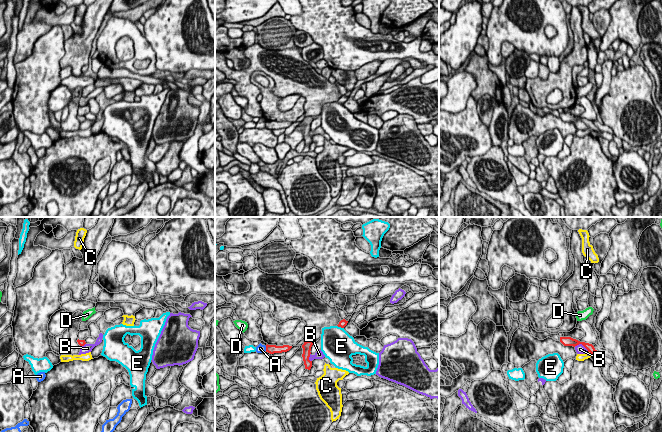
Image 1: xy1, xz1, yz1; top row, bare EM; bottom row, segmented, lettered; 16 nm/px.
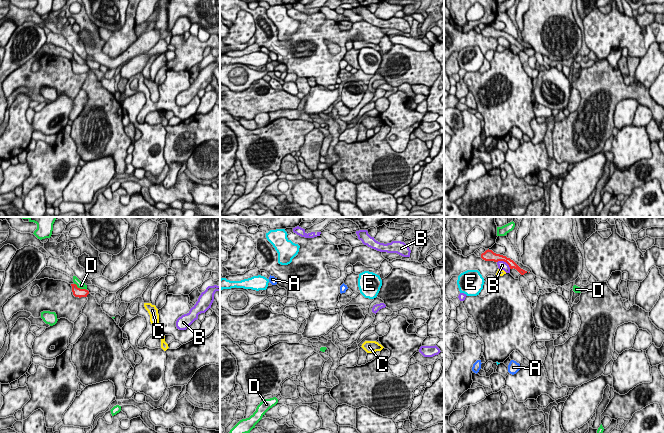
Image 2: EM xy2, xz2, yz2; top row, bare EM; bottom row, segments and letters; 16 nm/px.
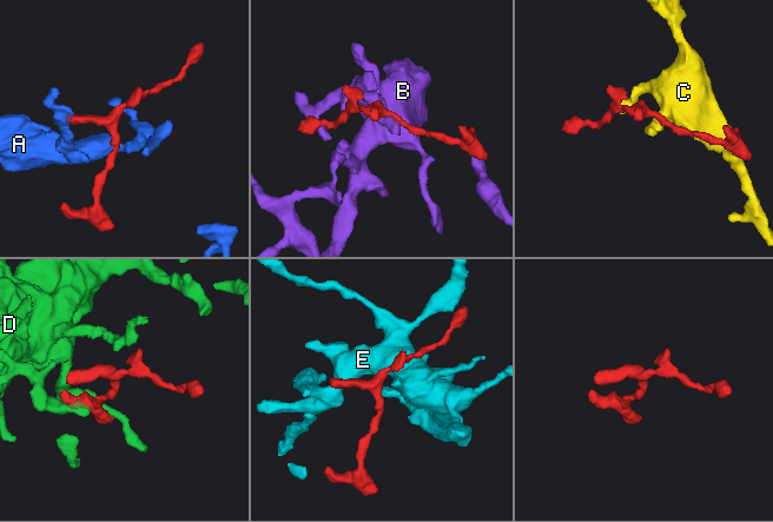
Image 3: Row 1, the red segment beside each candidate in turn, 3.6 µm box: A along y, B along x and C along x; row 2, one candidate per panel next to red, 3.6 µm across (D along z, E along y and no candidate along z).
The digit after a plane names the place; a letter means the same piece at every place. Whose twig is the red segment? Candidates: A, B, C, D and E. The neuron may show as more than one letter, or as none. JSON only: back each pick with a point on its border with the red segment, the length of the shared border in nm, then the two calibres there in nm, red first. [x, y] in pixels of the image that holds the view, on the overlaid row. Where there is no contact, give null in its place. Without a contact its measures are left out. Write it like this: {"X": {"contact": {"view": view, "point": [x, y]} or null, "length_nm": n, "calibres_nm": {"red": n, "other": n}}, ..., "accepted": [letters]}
{"accepted": []}

